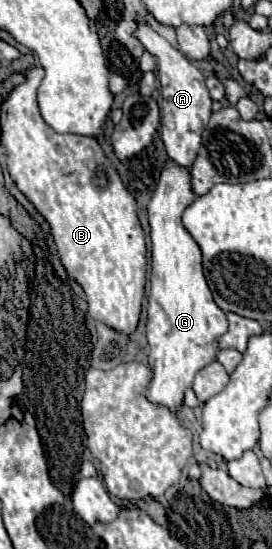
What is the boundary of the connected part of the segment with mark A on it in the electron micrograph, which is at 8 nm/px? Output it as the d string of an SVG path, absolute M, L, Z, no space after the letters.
M138 24L136 38L146 46L150 54L158 58L158 80L162 86L162 140L166 146L166 154L180 166L190 168L196 152L200 148L200 136L206 128L212 114L212 98L206 86L206 78L198 68L194 68L178 48L168 44L162 36L158 36L148 24Z

